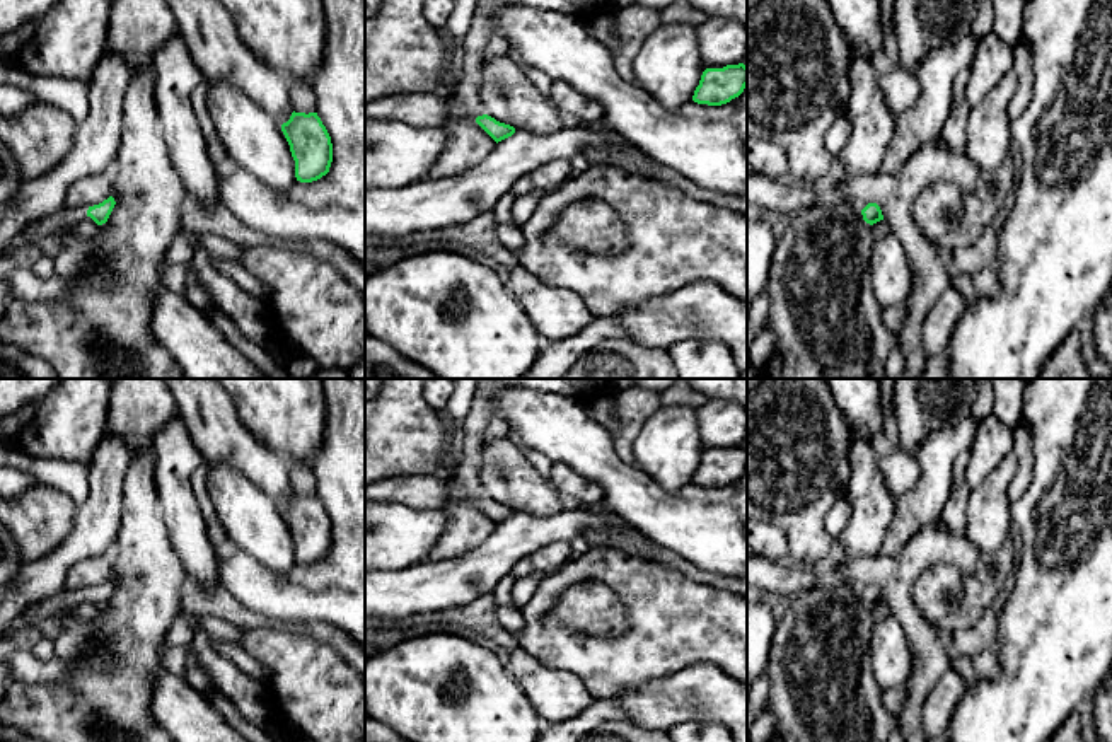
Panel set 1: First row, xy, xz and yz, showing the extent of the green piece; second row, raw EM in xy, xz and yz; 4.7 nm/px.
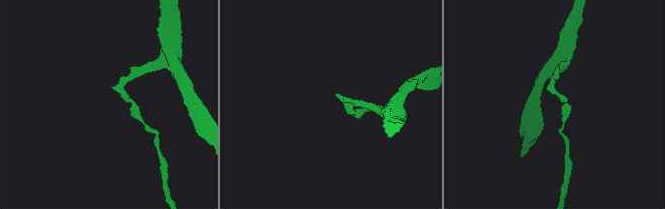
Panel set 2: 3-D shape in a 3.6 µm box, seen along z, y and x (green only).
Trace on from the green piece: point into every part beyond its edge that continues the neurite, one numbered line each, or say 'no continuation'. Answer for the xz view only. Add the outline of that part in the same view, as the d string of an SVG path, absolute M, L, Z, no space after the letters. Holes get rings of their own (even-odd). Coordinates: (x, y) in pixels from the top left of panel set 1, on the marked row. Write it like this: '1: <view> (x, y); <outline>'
no continuation

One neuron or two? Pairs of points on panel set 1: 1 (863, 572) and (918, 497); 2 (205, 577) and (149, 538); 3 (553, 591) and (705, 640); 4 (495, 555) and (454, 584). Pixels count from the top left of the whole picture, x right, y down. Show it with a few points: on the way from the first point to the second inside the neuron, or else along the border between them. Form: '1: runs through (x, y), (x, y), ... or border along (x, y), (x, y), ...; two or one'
1: border along (916, 533), (896, 555), (880, 553); two
2: border along (164, 517), (169, 544), (186, 579); two
3: runs through (590, 570), (621, 570), (643, 585), (667, 609); one
4: runs through (485, 565), (464, 577); one

